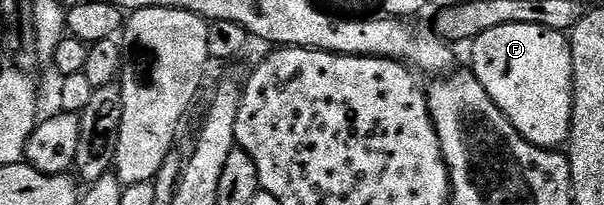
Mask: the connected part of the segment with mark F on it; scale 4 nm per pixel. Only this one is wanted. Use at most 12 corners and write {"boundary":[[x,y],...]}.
{"boundary":[[530,23],[471,42],[478,83],[531,145],[572,126],[572,47]]}

